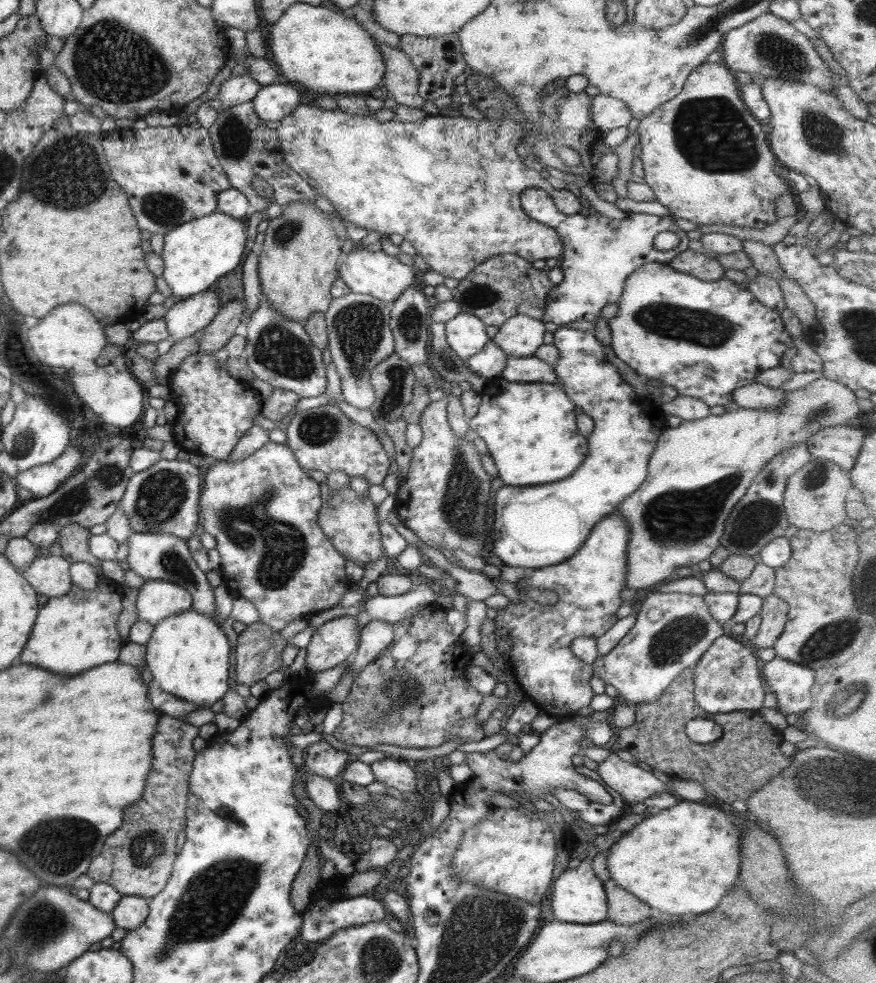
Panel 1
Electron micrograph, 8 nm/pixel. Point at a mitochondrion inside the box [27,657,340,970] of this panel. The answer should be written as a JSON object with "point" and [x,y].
{"point":[212,900]}

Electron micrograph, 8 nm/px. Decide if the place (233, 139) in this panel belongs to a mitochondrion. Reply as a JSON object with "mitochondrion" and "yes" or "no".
{"mitochondrion":"yes"}

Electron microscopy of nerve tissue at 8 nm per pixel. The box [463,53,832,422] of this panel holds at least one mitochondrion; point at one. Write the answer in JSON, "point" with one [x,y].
{"point":[710,132]}

